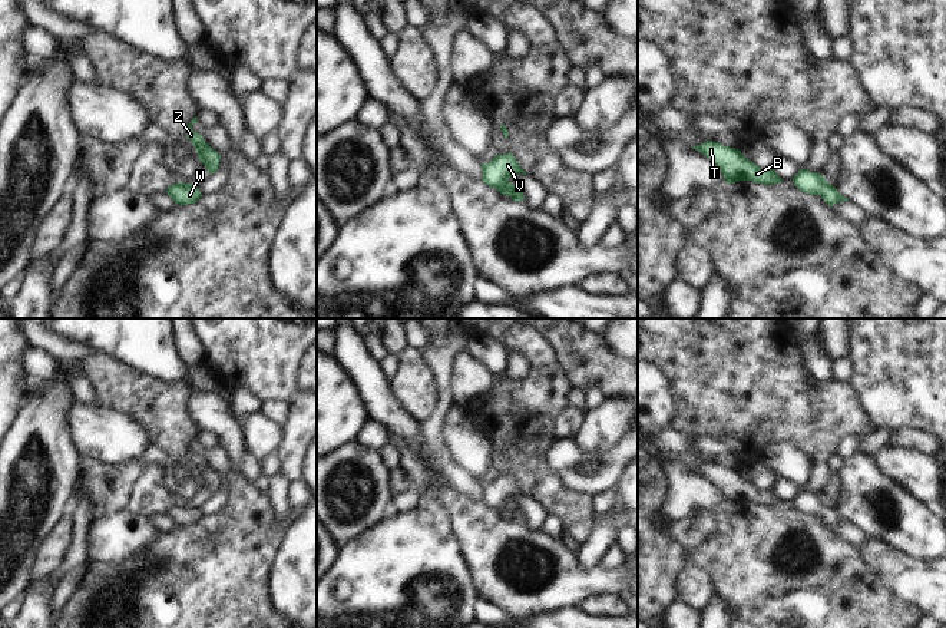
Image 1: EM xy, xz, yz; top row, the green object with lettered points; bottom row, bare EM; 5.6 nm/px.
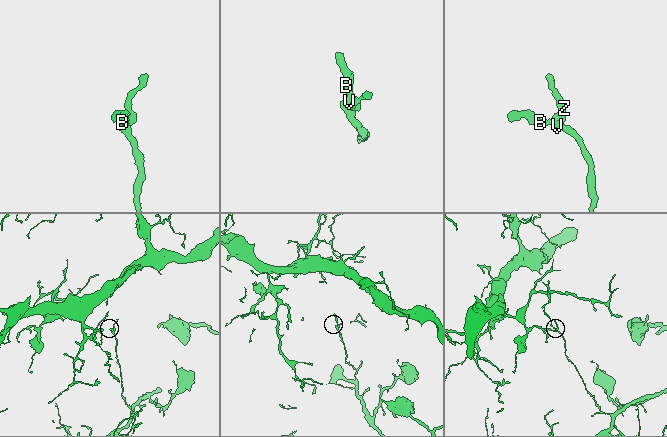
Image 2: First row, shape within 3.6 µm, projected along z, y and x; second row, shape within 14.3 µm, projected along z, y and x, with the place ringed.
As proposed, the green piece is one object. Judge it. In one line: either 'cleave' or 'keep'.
keep

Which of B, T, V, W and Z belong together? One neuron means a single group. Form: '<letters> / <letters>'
B T V W Z

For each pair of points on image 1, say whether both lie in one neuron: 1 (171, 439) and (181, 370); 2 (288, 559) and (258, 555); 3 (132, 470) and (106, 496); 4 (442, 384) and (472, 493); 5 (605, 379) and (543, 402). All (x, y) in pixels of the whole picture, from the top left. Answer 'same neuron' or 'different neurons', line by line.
1: different neurons
2: different neurons
3: same neuron
4: same neuron
5: different neurons

